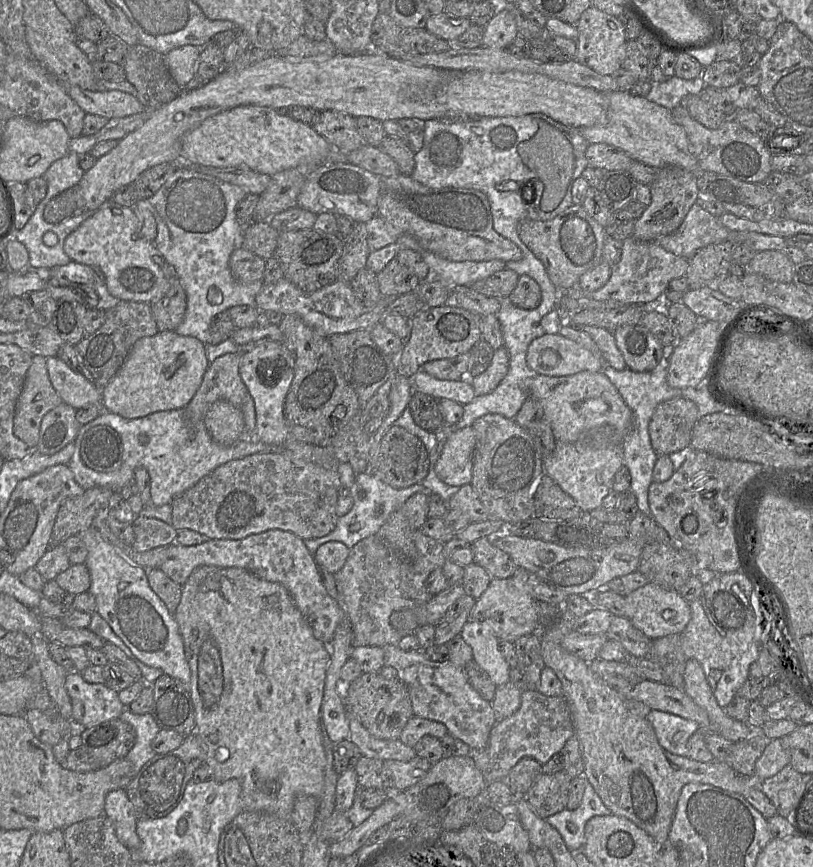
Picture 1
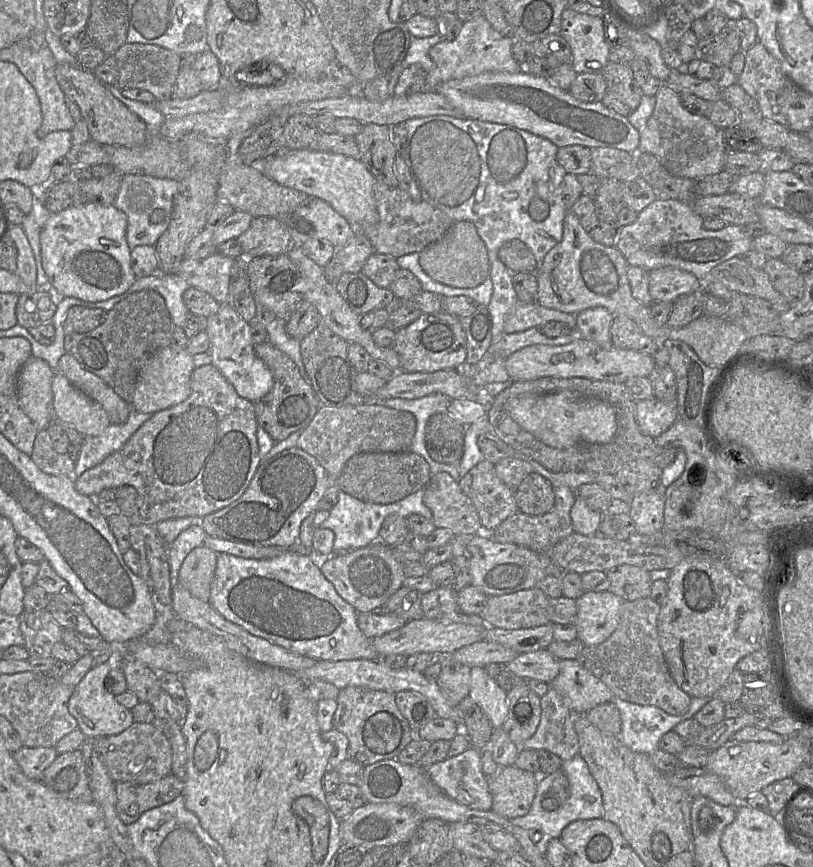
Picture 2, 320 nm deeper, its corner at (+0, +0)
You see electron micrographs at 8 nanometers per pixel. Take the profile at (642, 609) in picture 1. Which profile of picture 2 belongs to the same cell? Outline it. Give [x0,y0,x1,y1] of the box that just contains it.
[573,590,624,647]

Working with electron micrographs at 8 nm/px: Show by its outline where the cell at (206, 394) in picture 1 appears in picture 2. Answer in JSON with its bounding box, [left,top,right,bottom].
[75,364,261,526]

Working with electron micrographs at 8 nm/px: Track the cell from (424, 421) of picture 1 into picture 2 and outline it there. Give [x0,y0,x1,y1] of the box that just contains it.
[425,412,466,469]

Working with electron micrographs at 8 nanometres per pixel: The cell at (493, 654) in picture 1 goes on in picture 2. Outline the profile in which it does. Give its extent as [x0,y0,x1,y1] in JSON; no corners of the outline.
[469,667,508,729]

